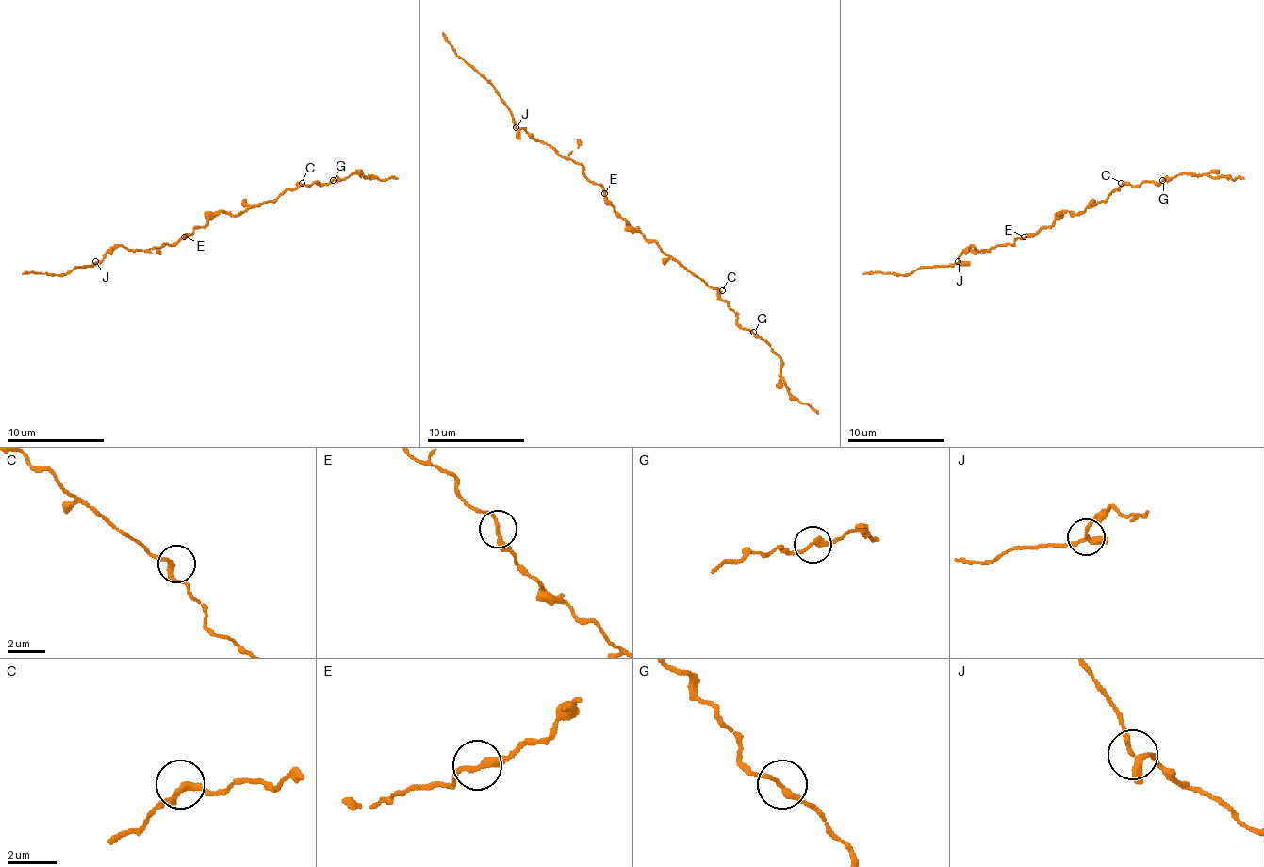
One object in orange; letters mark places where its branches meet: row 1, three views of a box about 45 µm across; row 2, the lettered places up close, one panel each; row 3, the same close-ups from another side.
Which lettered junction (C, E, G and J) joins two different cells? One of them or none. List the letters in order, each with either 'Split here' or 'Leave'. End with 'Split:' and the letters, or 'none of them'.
C: Leave
E: Leave
G: Leave
J: Leave
Split: none of them

